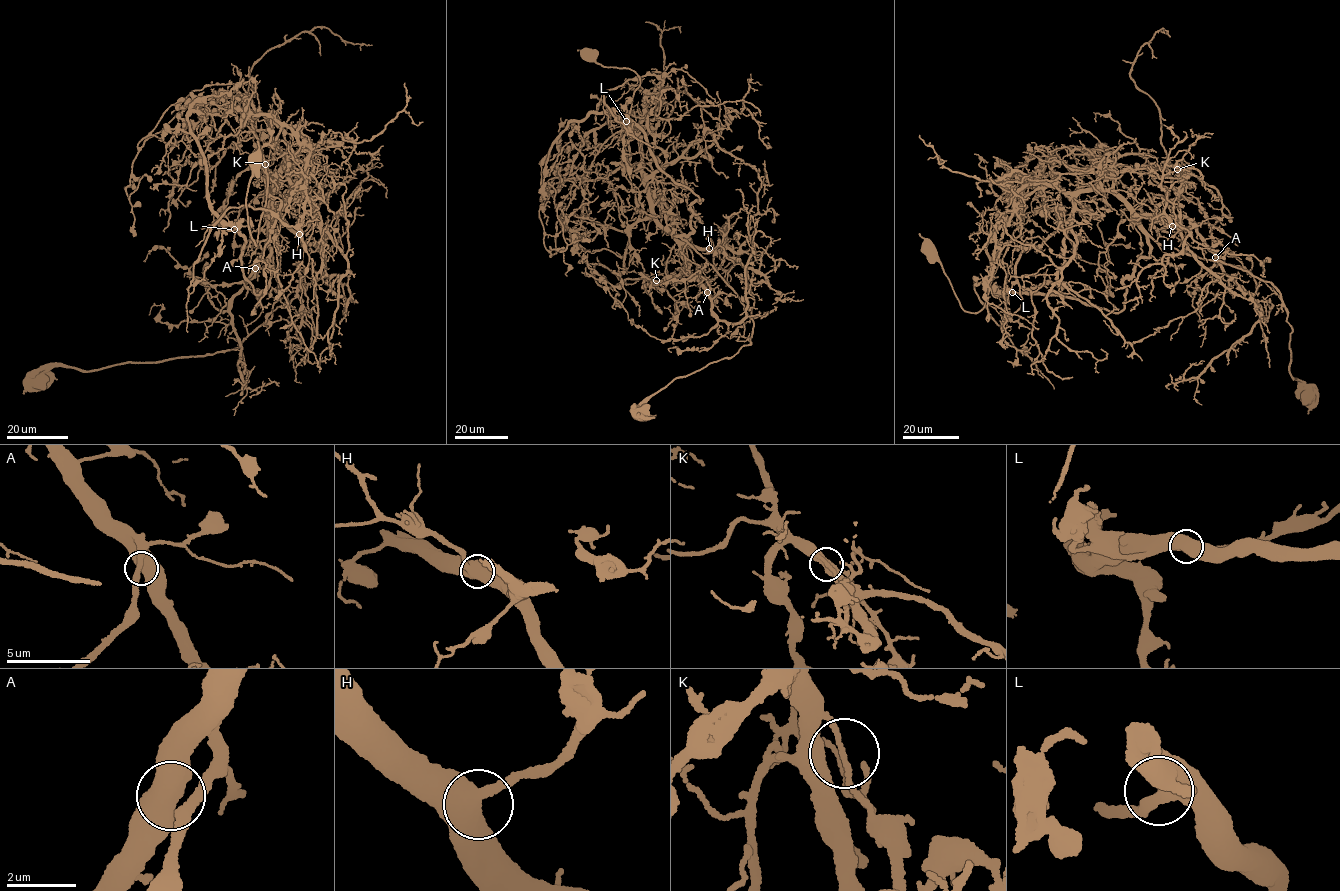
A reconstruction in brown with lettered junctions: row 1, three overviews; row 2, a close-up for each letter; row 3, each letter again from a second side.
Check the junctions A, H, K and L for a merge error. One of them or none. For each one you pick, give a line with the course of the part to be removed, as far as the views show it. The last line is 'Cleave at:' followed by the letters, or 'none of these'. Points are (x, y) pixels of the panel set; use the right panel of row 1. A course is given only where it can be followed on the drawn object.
K: Course of the part to remove: (1176, 169), (1183, 180), (1051, 174), (1044, 162), (977, 312), (963, 309), (919, 234)
Cleave at: K

